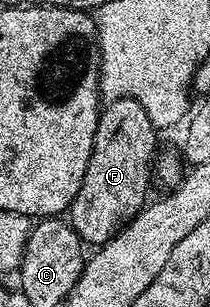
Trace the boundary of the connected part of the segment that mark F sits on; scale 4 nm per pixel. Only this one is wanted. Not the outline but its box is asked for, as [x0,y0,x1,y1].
[67,98,159,245]

